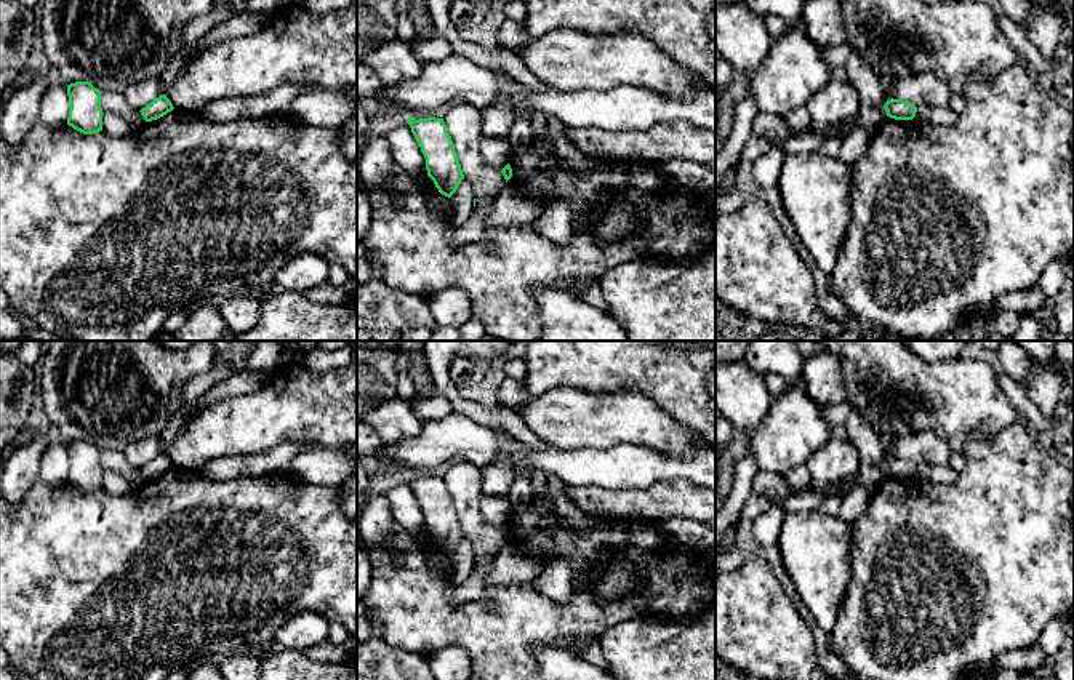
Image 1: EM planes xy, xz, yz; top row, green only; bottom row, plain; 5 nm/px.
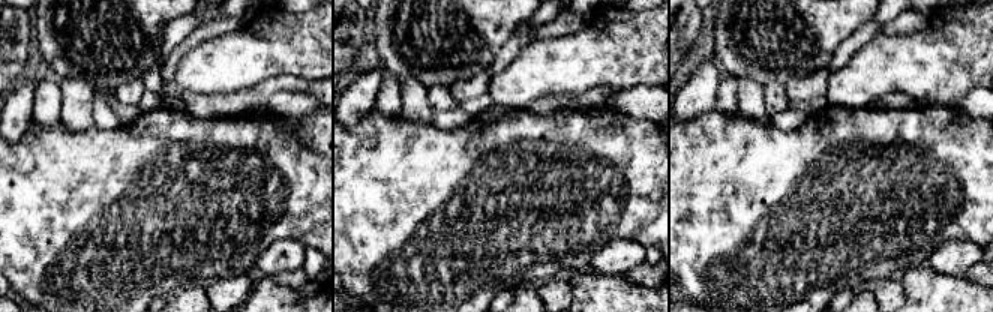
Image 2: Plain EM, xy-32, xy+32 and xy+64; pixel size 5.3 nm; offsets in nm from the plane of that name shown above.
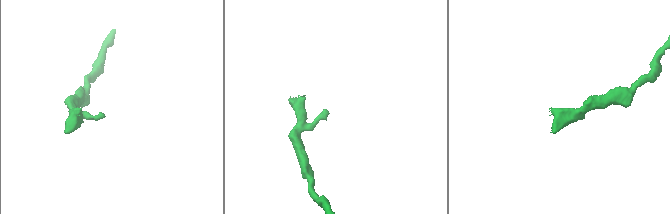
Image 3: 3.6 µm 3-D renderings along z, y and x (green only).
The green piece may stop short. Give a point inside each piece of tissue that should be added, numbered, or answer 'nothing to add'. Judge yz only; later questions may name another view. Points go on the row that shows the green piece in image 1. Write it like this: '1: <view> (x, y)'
nothing to add

